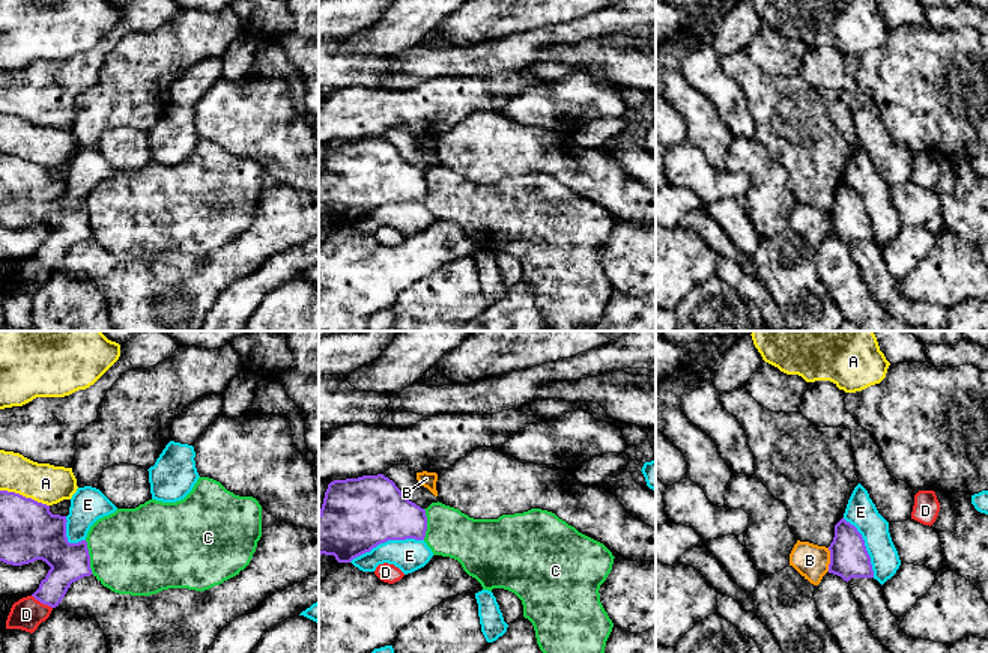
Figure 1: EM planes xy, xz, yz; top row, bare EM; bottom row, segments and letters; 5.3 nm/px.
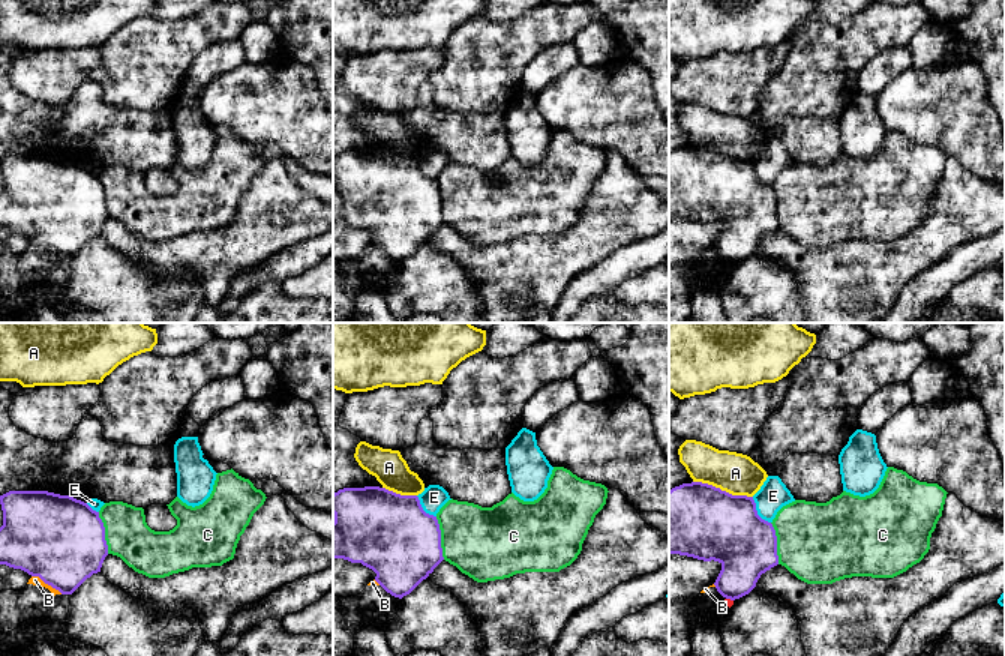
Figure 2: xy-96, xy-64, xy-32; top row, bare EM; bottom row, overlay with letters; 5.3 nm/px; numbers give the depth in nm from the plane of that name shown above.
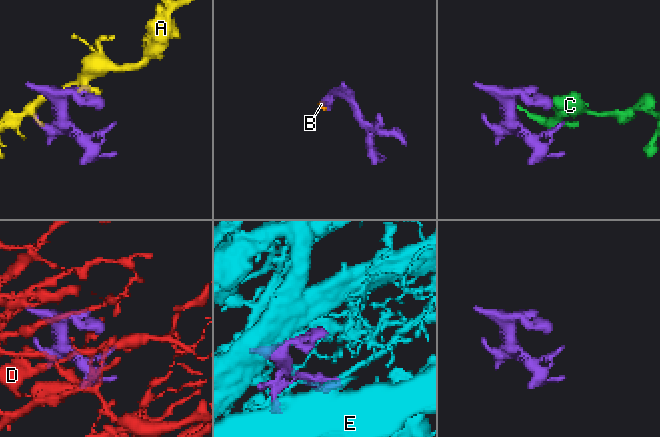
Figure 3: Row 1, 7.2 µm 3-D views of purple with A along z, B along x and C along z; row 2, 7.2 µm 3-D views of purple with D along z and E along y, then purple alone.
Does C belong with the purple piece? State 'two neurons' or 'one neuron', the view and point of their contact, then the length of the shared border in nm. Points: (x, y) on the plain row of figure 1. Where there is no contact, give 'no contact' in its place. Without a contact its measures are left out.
two neurons; contact xy (89, 220); length 190 nm

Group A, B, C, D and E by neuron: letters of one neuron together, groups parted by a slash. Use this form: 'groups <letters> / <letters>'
groups A / B / C / D / E

